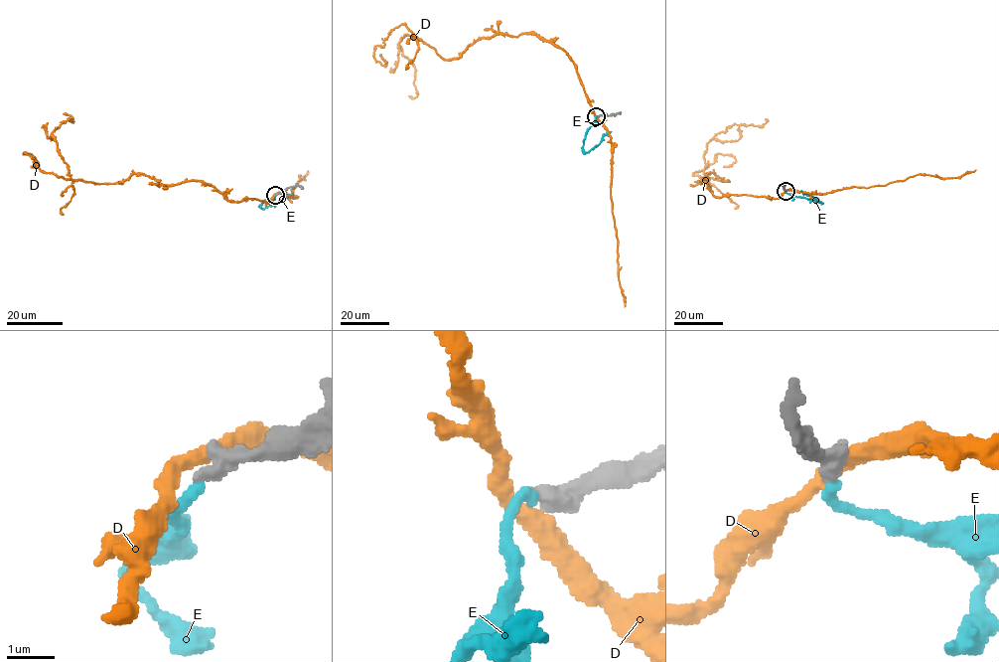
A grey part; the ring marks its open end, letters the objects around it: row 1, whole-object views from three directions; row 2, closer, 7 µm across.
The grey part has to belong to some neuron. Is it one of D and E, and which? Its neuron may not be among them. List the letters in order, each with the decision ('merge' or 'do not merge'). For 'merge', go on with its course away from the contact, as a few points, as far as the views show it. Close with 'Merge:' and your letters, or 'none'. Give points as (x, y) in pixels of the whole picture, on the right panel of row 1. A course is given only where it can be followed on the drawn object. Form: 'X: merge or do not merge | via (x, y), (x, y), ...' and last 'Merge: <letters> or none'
D: do not merge
E: merge | via (785, 191), (821, 204), (800, 191)
Merge: E

